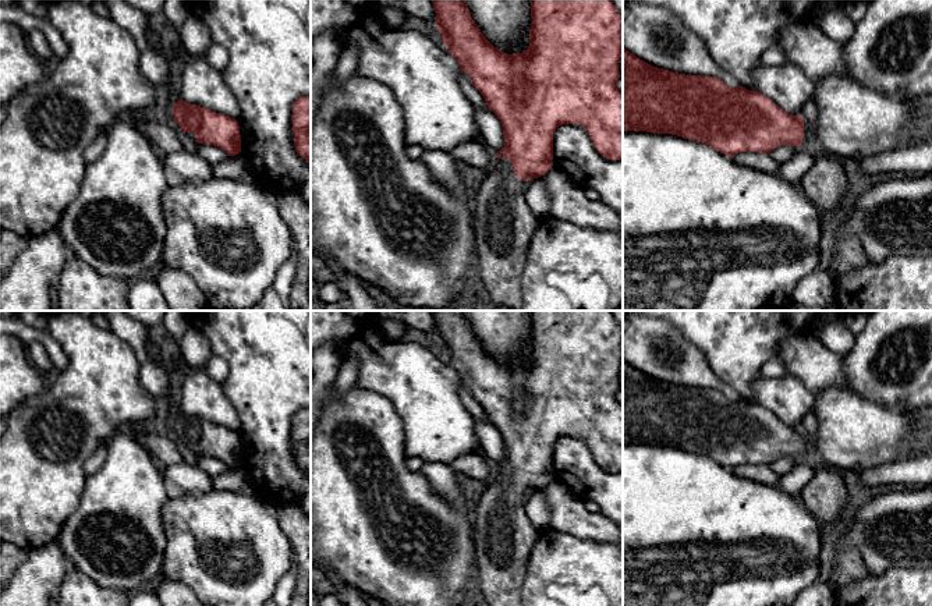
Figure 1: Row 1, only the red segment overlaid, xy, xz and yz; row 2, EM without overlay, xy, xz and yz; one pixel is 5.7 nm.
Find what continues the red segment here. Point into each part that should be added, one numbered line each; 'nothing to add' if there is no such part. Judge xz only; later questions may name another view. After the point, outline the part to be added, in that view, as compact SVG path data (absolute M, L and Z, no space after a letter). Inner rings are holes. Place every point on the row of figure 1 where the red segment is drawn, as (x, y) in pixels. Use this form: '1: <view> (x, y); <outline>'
1: xz (505, 223); M496 157L485 180L471 195L475 222L475 247L478 256L478 281L490 306L520 311L522 305L522 272L539 217L525 201L527 181L520 180L507 157Z

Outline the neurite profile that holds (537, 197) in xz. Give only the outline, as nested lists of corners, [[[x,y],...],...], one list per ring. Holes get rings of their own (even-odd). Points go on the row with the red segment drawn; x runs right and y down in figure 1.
[[[531,178],[525,187],[525,201],[538,217],[549,215],[549,195],[542,178]]]

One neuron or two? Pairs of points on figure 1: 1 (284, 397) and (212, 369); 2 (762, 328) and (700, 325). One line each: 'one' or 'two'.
1: two
2: one

